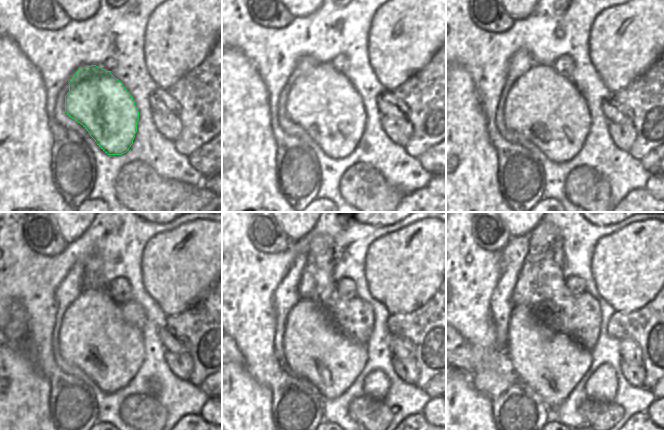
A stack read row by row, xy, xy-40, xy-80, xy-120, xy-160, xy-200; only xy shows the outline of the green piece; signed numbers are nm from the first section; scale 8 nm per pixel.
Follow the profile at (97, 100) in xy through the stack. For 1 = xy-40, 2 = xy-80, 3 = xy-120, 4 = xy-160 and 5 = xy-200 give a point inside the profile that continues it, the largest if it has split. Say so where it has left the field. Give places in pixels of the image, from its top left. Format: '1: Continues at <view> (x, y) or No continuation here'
1: Continues at xy-40 (323, 102)
2: Continues at xy-80 (546, 108)
3: Continues at xy-120 (94, 337)
4: Continues at xy-160 (315, 351)
5: Continues at xy-200 (551, 363).

